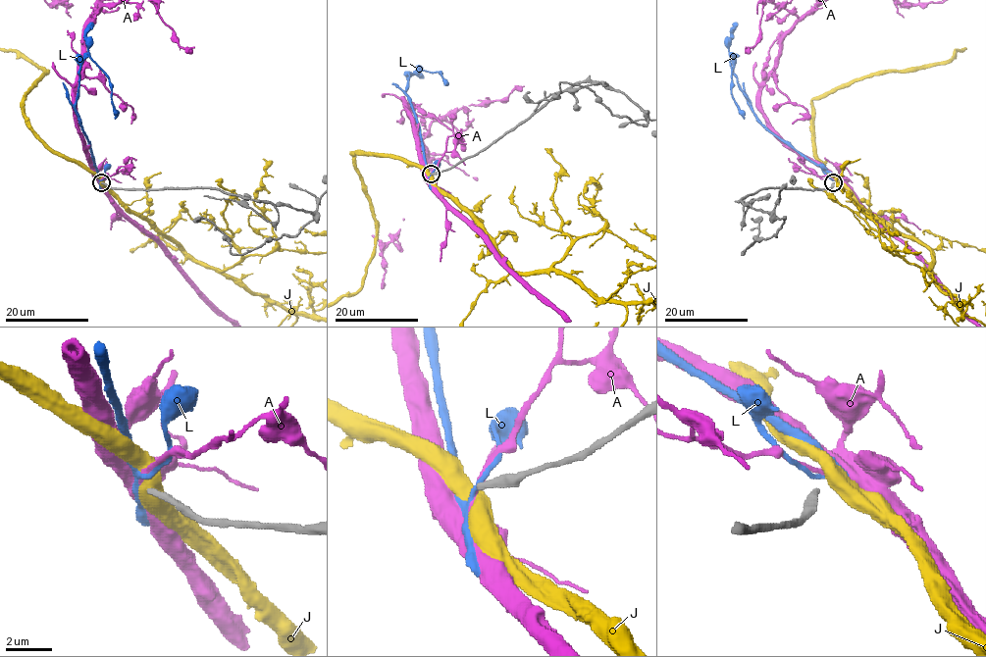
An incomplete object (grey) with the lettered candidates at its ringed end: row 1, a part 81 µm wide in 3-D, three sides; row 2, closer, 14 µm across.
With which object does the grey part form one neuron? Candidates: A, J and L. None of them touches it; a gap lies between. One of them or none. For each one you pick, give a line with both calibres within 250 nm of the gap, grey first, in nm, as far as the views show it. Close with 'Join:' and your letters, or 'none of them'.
Join: none of them

